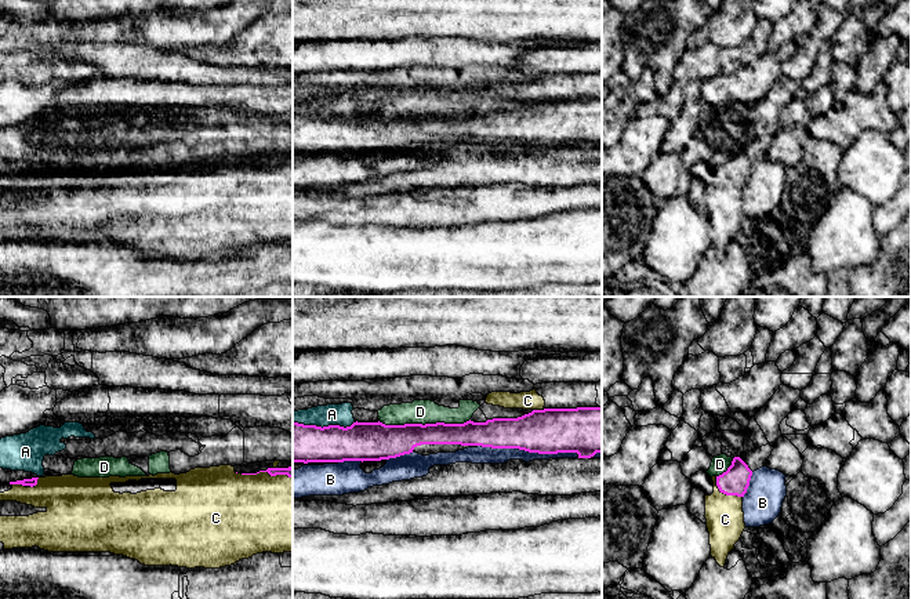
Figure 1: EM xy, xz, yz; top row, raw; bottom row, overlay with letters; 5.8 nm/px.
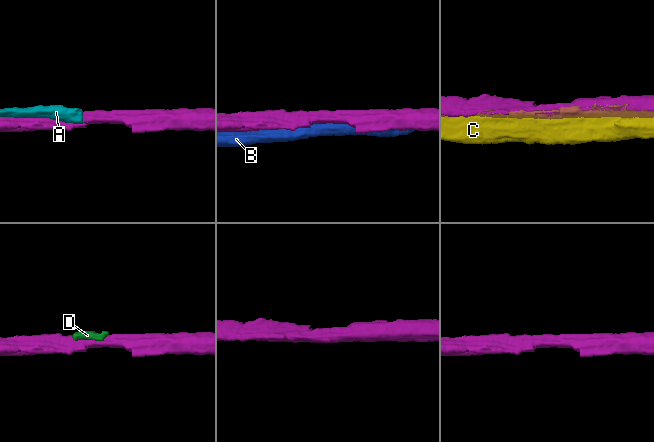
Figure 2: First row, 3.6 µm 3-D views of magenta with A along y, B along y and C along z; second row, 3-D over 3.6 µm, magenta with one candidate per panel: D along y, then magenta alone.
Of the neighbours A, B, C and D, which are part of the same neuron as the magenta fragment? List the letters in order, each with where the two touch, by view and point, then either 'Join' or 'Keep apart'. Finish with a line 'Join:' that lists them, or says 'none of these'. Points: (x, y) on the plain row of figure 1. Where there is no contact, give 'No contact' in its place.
A: Touches magenta at xz (325, 118). Keep apart
B: Touches magenta at xz (529, 142). Keep apart
C: Touches magenta at xy (267, 162). Keep apart
D: Touches magenta at xz (425, 115). Keep apart
Join: none of these

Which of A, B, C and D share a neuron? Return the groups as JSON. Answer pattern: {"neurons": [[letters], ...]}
{"neurons": [["A", "D"], ["B"], ["C"]]}

